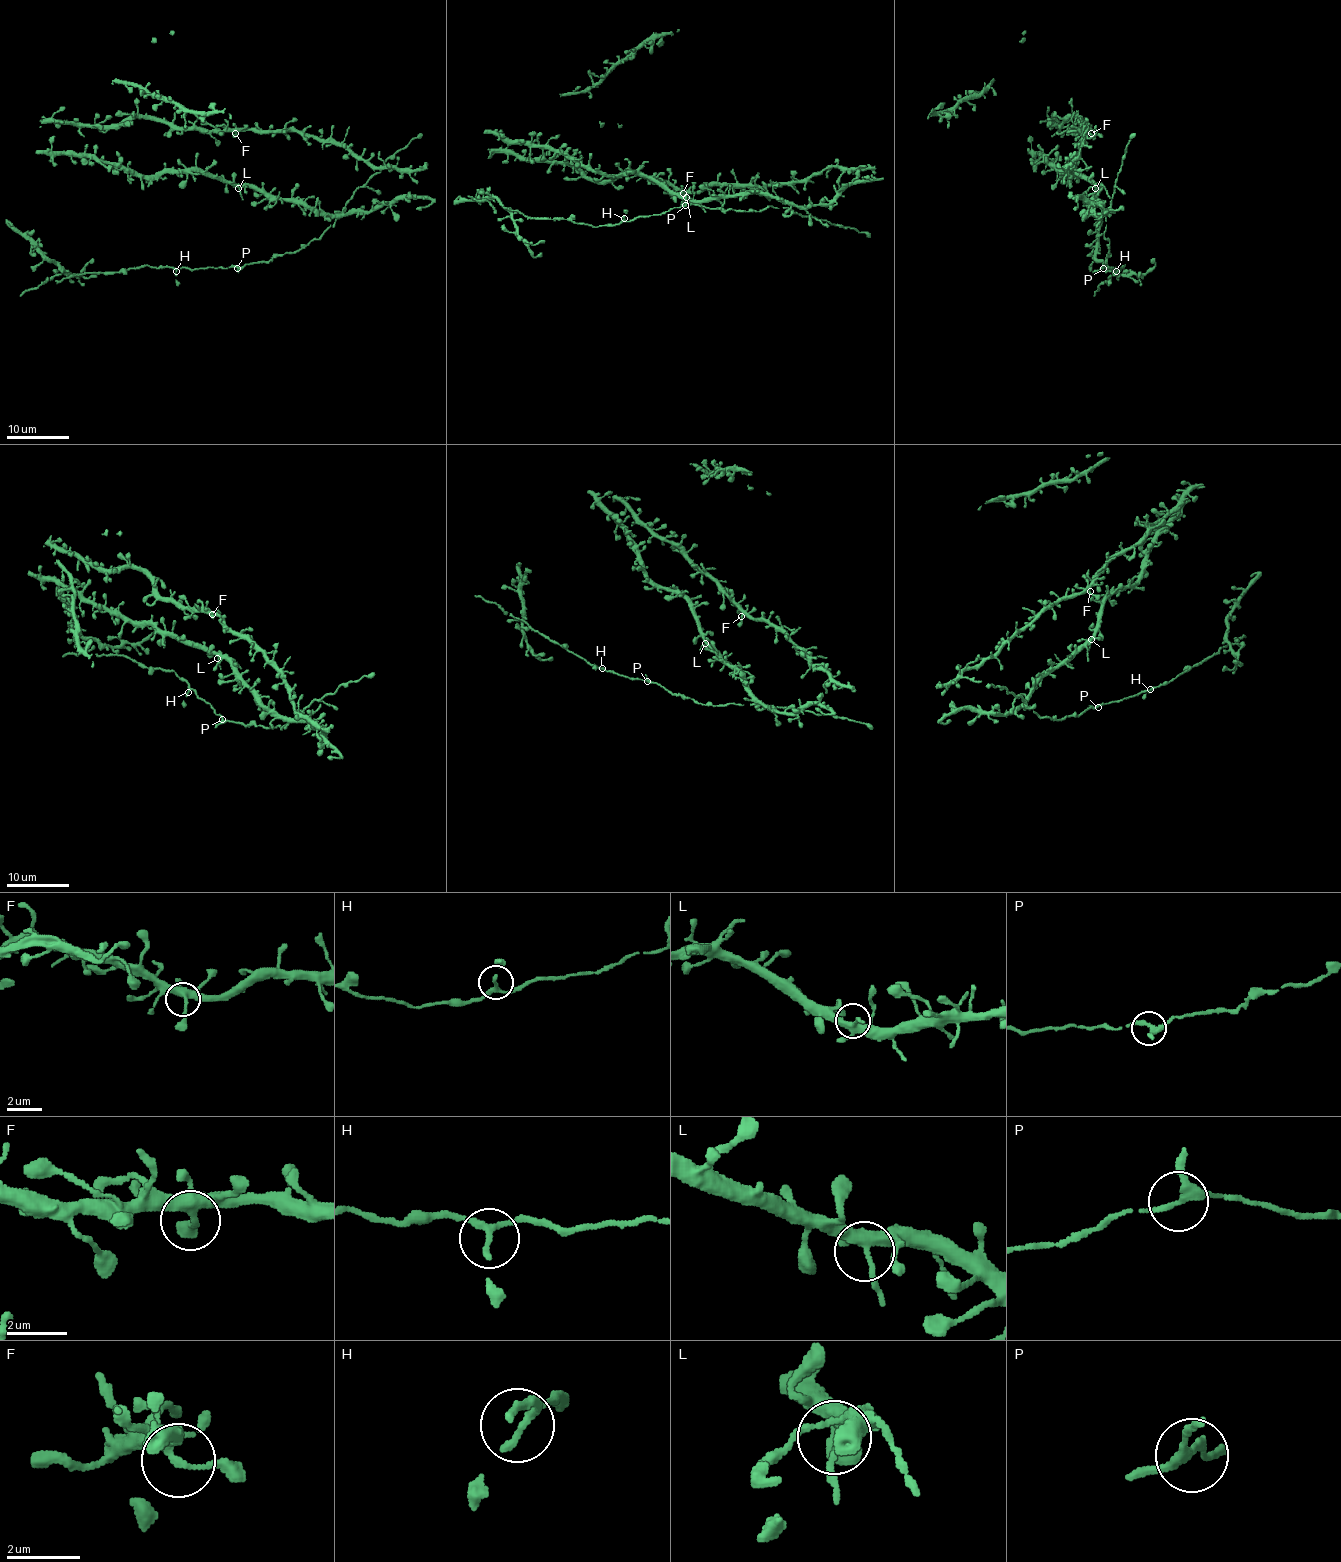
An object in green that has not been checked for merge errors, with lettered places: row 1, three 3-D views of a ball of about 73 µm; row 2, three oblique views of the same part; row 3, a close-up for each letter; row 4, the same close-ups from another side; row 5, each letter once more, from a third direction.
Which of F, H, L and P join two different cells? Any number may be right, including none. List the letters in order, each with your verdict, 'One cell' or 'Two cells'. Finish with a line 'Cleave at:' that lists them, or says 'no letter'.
F: One cell
H: One cell
L: One cell
P: One cell
Cleave at: no letter

